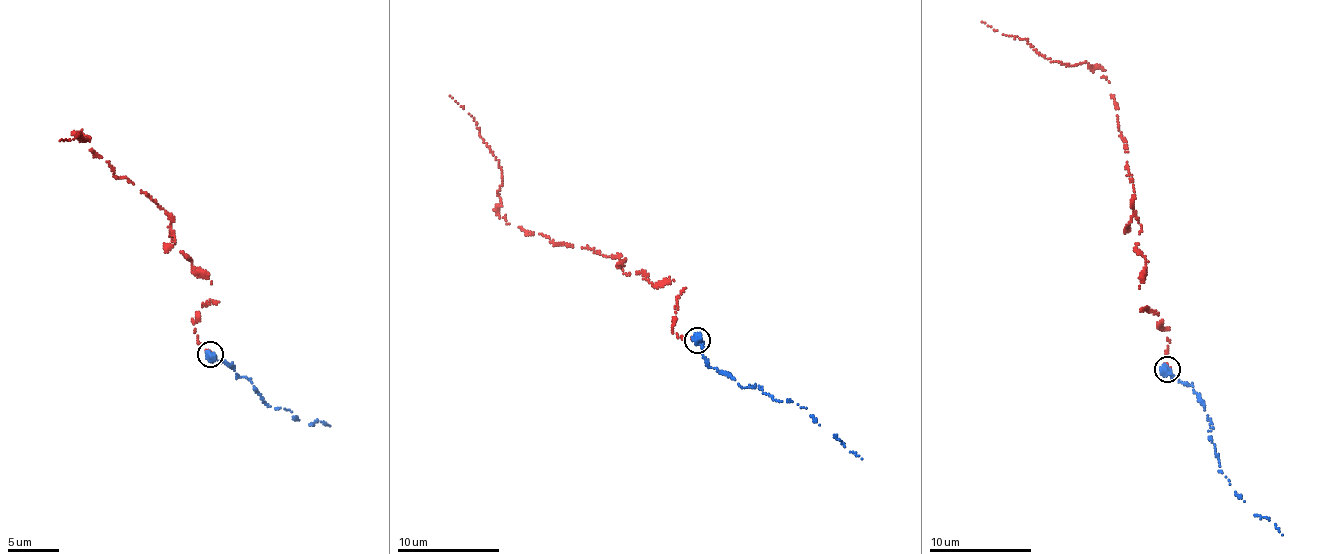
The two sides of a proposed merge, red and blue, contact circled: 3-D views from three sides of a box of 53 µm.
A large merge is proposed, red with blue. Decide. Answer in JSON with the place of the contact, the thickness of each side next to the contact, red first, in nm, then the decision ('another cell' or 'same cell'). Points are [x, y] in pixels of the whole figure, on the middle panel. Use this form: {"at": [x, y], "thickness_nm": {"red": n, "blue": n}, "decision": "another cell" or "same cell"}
{"at": [697, 340], "thickness_nm": {"red": 240, "blue": 600}, "decision": "same cell"}

